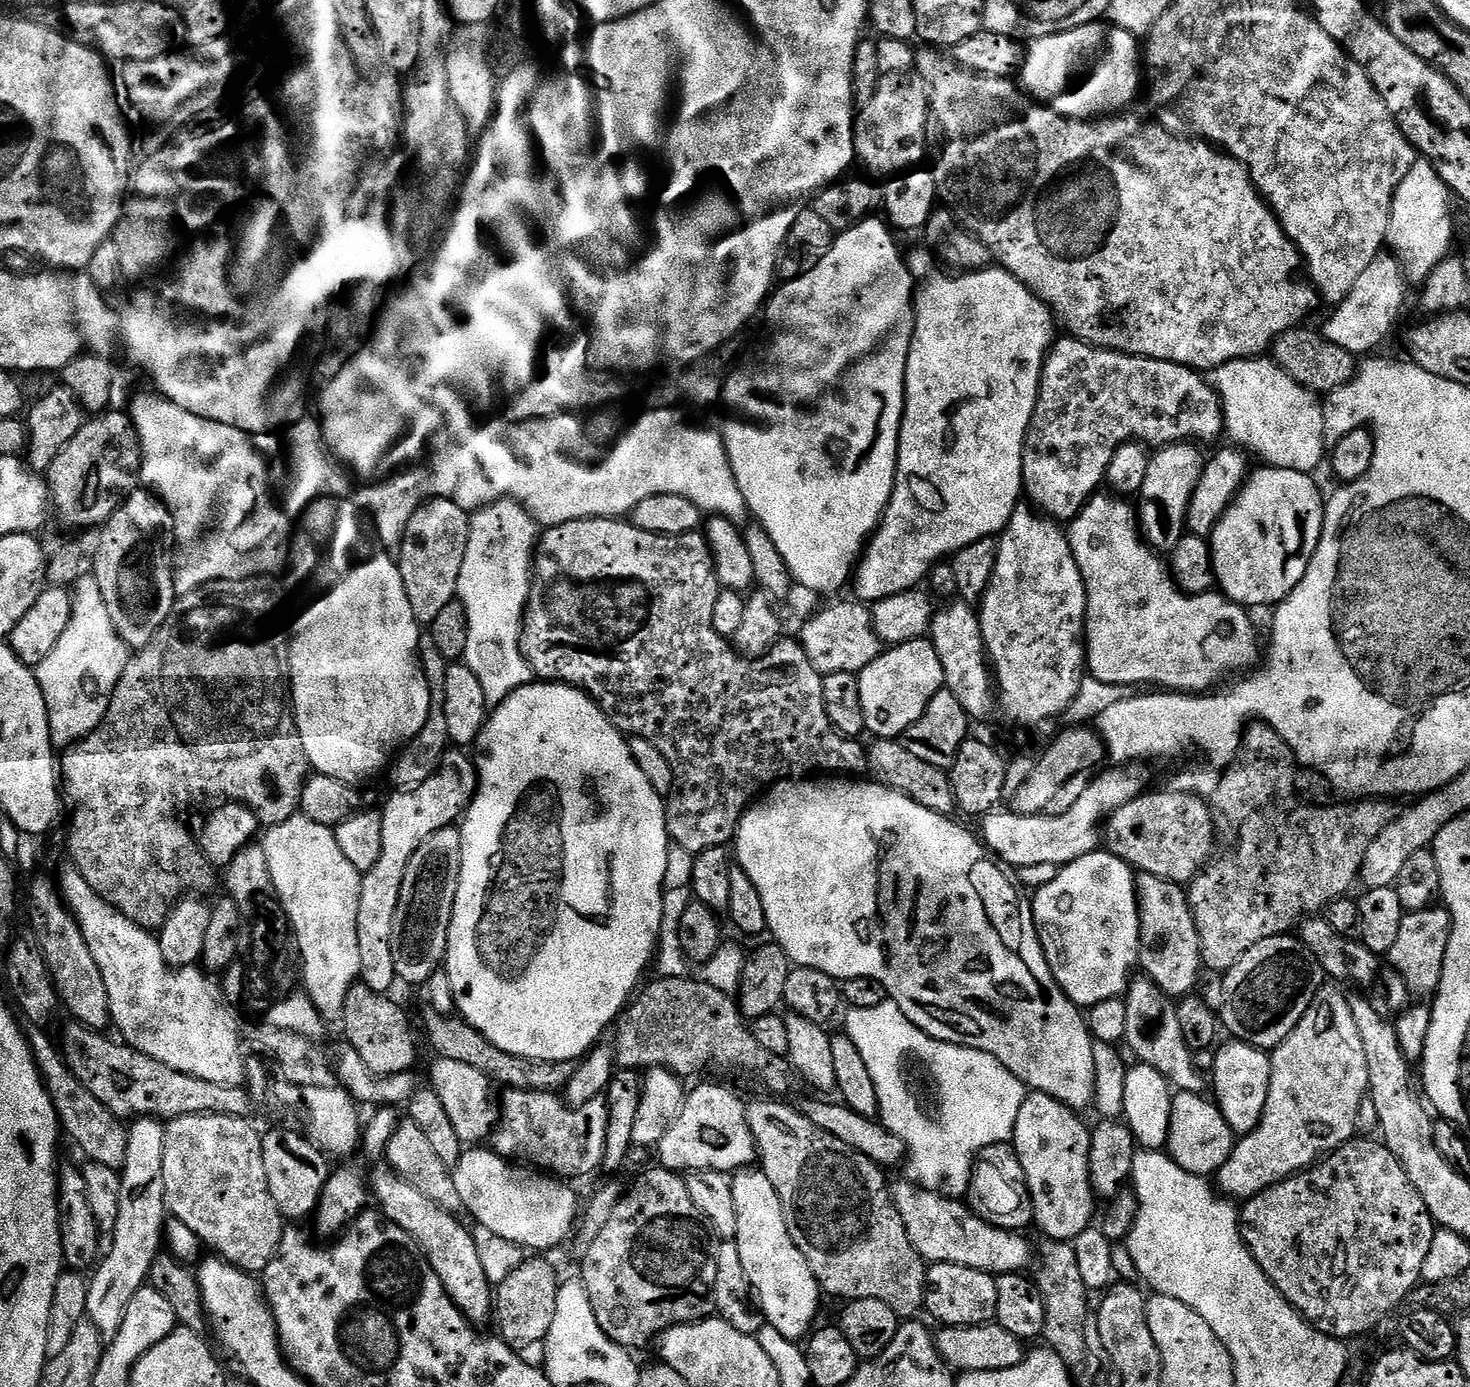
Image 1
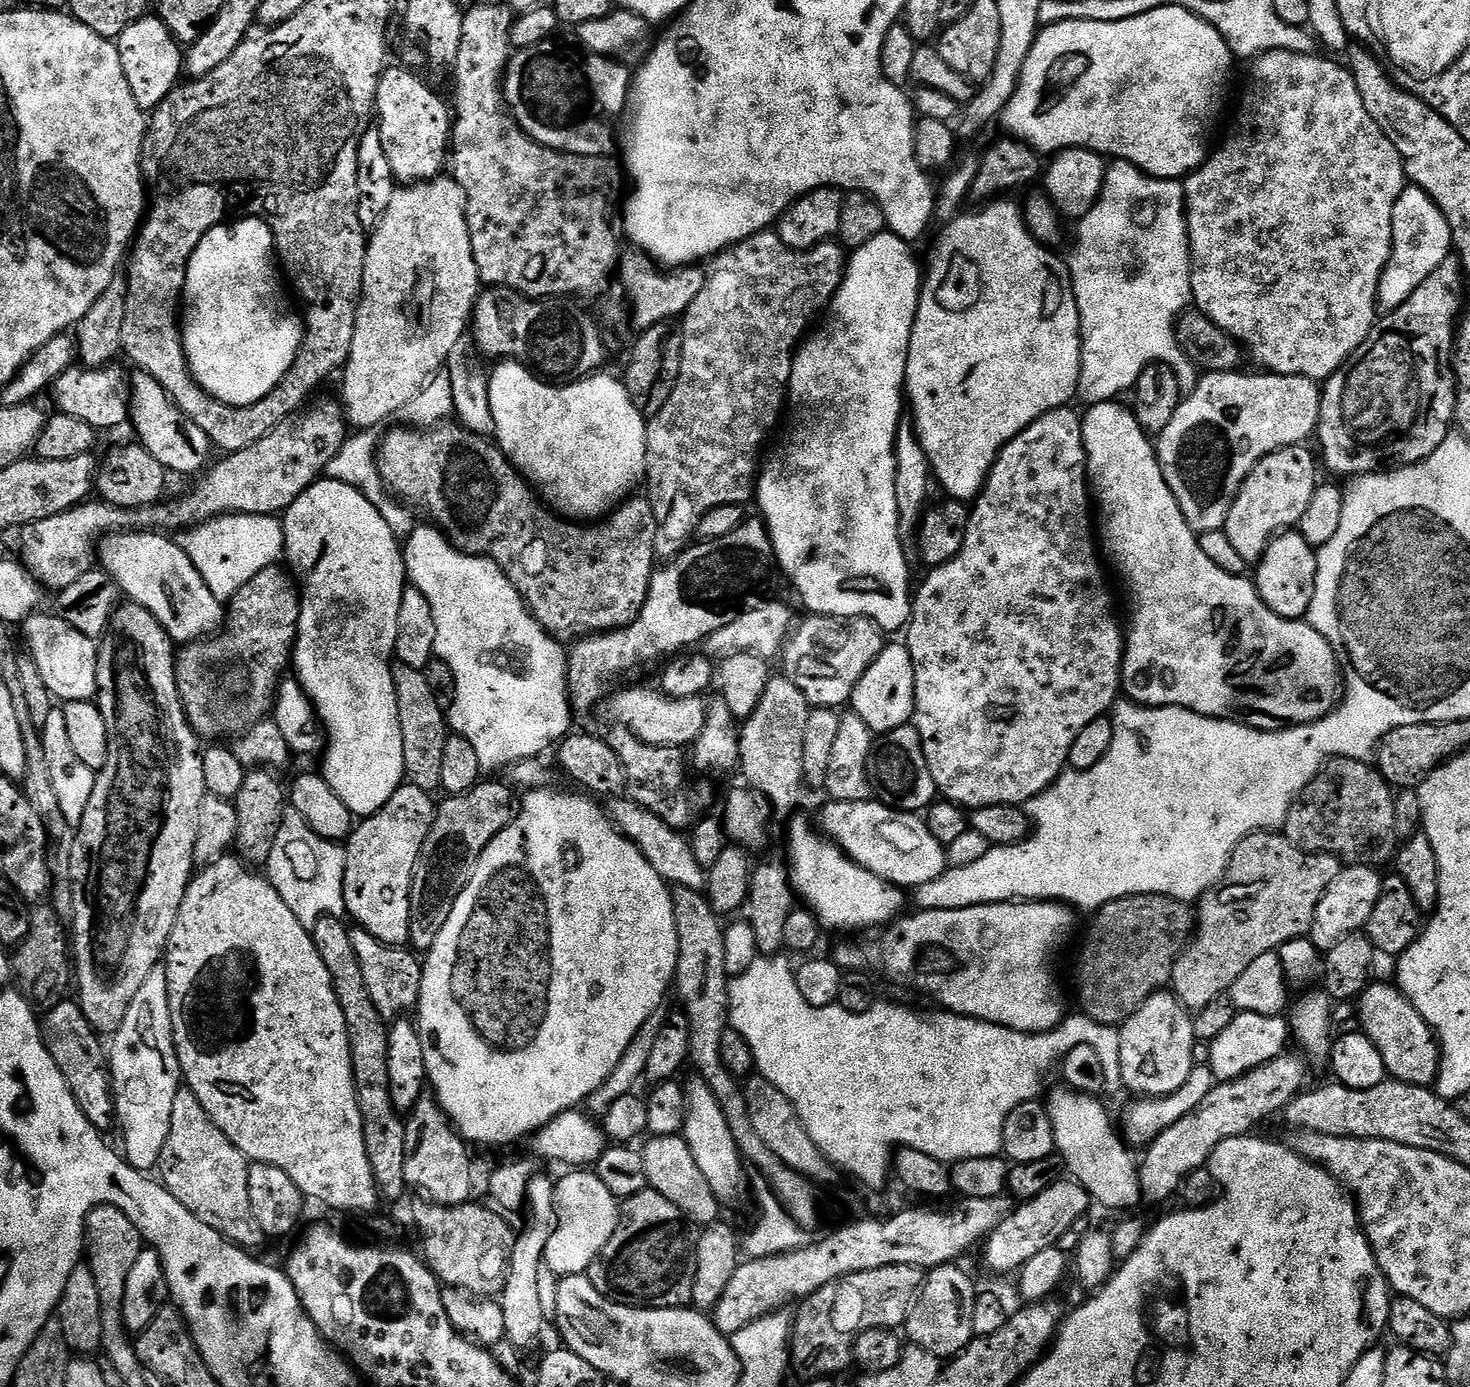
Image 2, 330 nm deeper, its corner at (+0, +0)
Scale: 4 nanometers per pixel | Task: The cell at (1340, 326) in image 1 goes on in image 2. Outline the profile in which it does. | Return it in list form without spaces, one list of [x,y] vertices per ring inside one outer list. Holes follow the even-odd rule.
[[[1405,187],[1394,206],[1392,253],[1378,282],[1376,302],[1379,311],[1387,314],[1402,306],[1402,302],[1406,302],[1406,298],[1410,298],[1410,294],[1414,294],[1414,290],[1418,290],[1418,286],[1422,286],[1422,282],[1426,282],[1426,278],[1430,278],[1453,252],[1450,222],[1446,222],[1442,210],[1438,210],[1436,203],[1421,188]]]

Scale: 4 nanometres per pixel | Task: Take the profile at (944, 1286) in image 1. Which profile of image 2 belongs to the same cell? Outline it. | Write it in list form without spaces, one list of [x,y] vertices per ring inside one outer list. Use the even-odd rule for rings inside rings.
[[[959,1263],[943,1264],[931,1269],[924,1277],[924,1287],[916,1298],[912,1313],[908,1316],[906,1336],[915,1347],[930,1350],[941,1358],[955,1358],[967,1350],[976,1336],[974,1330],[974,1302],[978,1287],[960,1269]]]

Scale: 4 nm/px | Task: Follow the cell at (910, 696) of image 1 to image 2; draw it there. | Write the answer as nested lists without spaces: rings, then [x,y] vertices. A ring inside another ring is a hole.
[[[889,643],[868,667],[866,674],[857,682],[852,691],[851,711],[856,712],[870,726],[873,734],[898,730],[913,719],[916,710],[914,694],[914,662],[903,643]]]

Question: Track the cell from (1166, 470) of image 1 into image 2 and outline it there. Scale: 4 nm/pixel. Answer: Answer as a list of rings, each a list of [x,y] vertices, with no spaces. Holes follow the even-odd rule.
[[[1237,370],[1234,372],[1209,372],[1201,375],[1196,381],[1194,391],[1187,393],[1187,395],[1181,399],[1178,410],[1174,410],[1174,418],[1170,418],[1170,426],[1166,426],[1166,430],[1160,432],[1154,444],[1156,455],[1160,461],[1162,474],[1174,494],[1174,498],[1186,518],[1186,522],[1190,525],[1192,531],[1197,534],[1209,532],[1210,530],[1223,532],[1226,526],[1226,518],[1230,518],[1230,506],[1234,506],[1234,498],[1238,498],[1238,494],[1242,490],[1242,486],[1246,482],[1250,470],[1254,470],[1254,466],[1258,466],[1258,462],[1262,458],[1266,458],[1266,454],[1274,454],[1274,450],[1289,448],[1295,444],[1304,444],[1308,442],[1308,439],[1313,439],[1316,423],[1320,420],[1320,393],[1322,388],[1317,381],[1307,380],[1304,376],[1277,376],[1275,374],[1243,376],[1242,373],[1243,371]]]

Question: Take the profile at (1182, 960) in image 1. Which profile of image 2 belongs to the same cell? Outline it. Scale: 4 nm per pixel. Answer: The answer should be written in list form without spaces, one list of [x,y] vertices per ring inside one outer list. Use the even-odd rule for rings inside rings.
[[[1171,991],[1155,992],[1125,1024],[1119,1025],[1118,1031],[1120,1033],[1120,1069],[1122,1082],[1127,1091],[1136,1092],[1132,1094],[1140,1098],[1169,1096],[1188,1081],[1194,1067],[1192,1063],[1194,1046],[1198,1042],[1194,1034],[1194,1016],[1181,1004],[1177,996],[1172,995]]]

